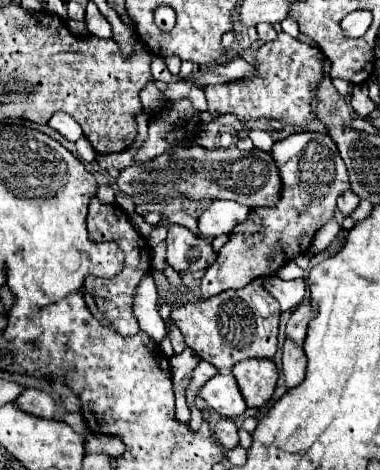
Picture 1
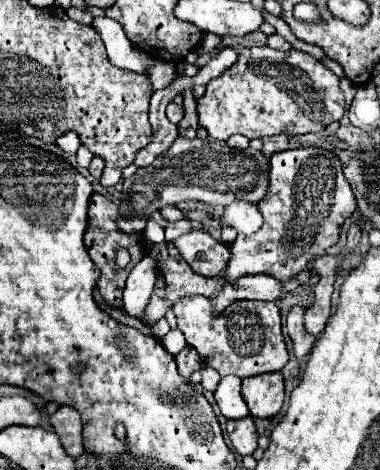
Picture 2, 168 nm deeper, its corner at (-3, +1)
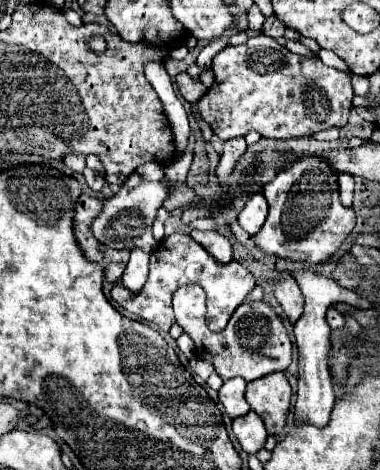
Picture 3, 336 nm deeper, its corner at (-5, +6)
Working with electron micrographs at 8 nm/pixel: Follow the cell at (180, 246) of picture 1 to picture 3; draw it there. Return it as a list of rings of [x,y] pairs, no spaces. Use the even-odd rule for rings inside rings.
[[[191,230],[191,238],[195,242],[199,242],[219,264],[227,264],[233,260],[233,250],[231,250],[231,242],[221,236],[215,230],[209,232],[201,232],[201,230]]]

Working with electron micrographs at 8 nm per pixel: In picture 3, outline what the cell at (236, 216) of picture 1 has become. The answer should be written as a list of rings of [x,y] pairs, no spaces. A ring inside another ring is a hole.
[[[251,194],[251,198],[241,208],[241,212],[237,216],[237,222],[245,232],[249,232],[253,236],[253,234],[257,234],[261,230],[265,218],[267,218],[265,196],[263,194]]]

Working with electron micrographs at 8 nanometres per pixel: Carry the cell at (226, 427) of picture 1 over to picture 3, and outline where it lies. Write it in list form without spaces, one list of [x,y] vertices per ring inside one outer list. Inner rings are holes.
[[[249,410],[245,416],[239,416],[233,420],[233,432],[241,444],[241,448],[247,454],[255,454],[257,450],[261,450],[265,446],[267,440],[267,430],[263,420]]]

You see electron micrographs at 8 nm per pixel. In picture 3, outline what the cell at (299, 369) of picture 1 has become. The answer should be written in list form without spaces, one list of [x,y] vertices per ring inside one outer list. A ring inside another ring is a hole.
[[[283,274],[283,278],[277,282],[275,286],[275,298],[277,302],[281,304],[281,308],[285,310],[287,318],[295,324],[301,314],[303,314],[303,306],[305,306],[305,300],[303,300],[303,294],[301,294],[301,288],[299,284],[295,282],[293,276],[289,274]]]

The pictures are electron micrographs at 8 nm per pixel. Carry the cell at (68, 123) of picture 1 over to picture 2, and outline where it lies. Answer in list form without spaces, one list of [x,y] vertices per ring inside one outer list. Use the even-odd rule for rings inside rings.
[[[69,131],[69,133],[65,133],[65,135],[61,135],[59,139],[57,139],[57,147],[61,149],[61,151],[65,151],[67,155],[75,155],[77,153],[77,149],[79,149],[79,137],[73,133],[73,131]]]

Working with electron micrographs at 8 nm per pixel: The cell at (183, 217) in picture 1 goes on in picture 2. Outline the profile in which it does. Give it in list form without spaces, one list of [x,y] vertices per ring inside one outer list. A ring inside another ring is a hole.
[[[149,219],[149,221],[147,221],[147,227],[145,227],[145,237],[147,237],[151,243],[163,243],[163,241],[165,241],[163,227],[161,227],[157,221]]]

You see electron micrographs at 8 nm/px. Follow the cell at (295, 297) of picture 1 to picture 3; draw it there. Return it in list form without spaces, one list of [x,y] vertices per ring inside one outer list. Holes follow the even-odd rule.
[[[171,234],[171,236],[163,238],[161,244],[157,246],[157,250],[151,254],[151,270],[149,270],[149,278],[147,278],[143,290],[133,296],[127,292],[127,288],[123,288],[121,284],[115,284],[111,290],[111,298],[117,304],[121,304],[125,310],[129,310],[131,314],[157,324],[163,332],[169,332],[169,328],[175,322],[173,310],[171,310],[171,296],[179,286],[183,286],[187,282],[195,282],[195,284],[203,286],[203,290],[207,294],[207,324],[213,332],[221,332],[227,326],[235,308],[241,302],[245,302],[247,294],[257,286],[255,276],[243,264],[233,260],[227,266],[219,266],[211,258],[211,254],[207,254],[195,240],[191,240],[191,236]]]

